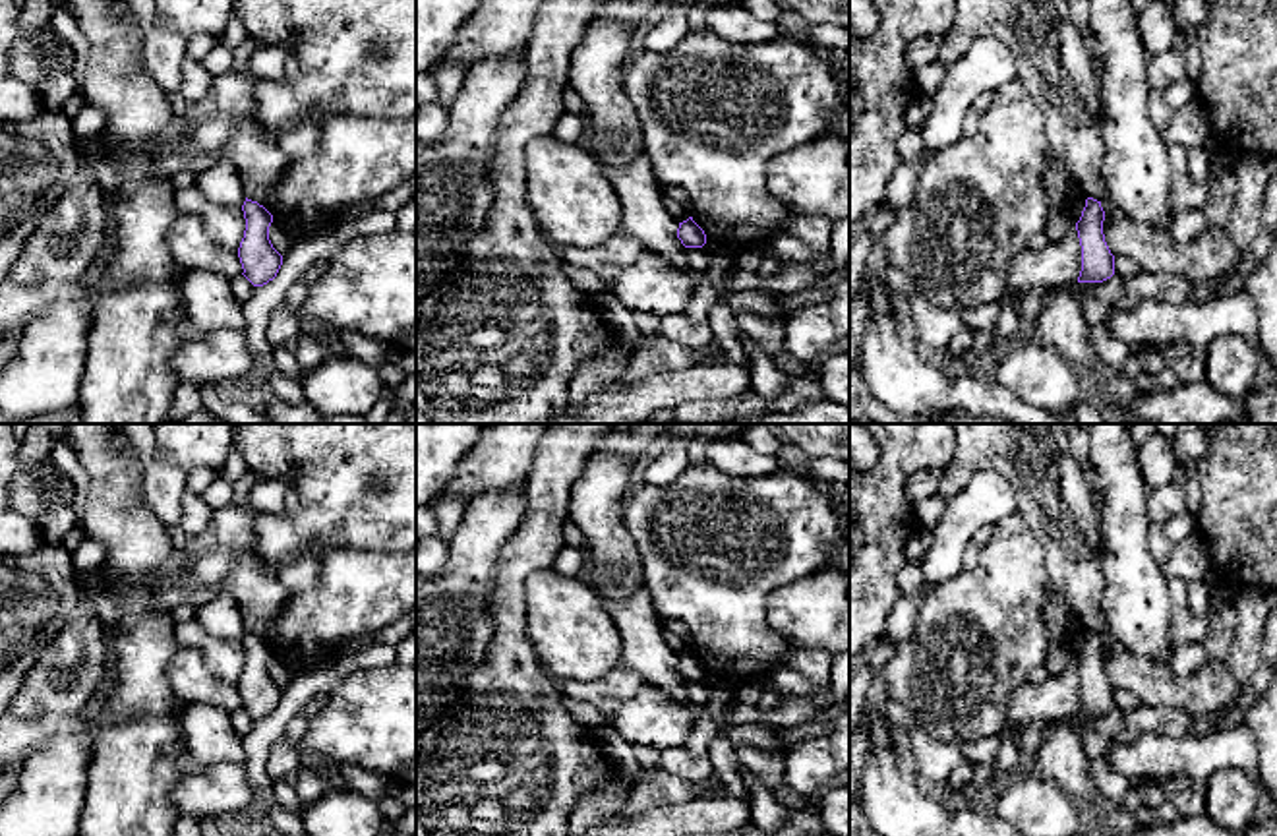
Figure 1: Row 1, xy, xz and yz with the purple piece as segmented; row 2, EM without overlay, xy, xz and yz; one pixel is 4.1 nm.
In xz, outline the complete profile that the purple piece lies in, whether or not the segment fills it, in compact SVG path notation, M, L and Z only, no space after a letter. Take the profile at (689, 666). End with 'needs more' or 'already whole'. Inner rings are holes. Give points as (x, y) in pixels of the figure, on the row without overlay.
M689 650L687 654L679 656L677 672L685 681L702 681L706 677L704 664Z | already whole

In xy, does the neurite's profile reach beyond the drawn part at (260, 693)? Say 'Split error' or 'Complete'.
Complete

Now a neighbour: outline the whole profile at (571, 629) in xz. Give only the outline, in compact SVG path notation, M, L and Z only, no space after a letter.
M532 573L524 582L526 635L540 666L557 679L592 681L621 660L621 633L586 575Z

